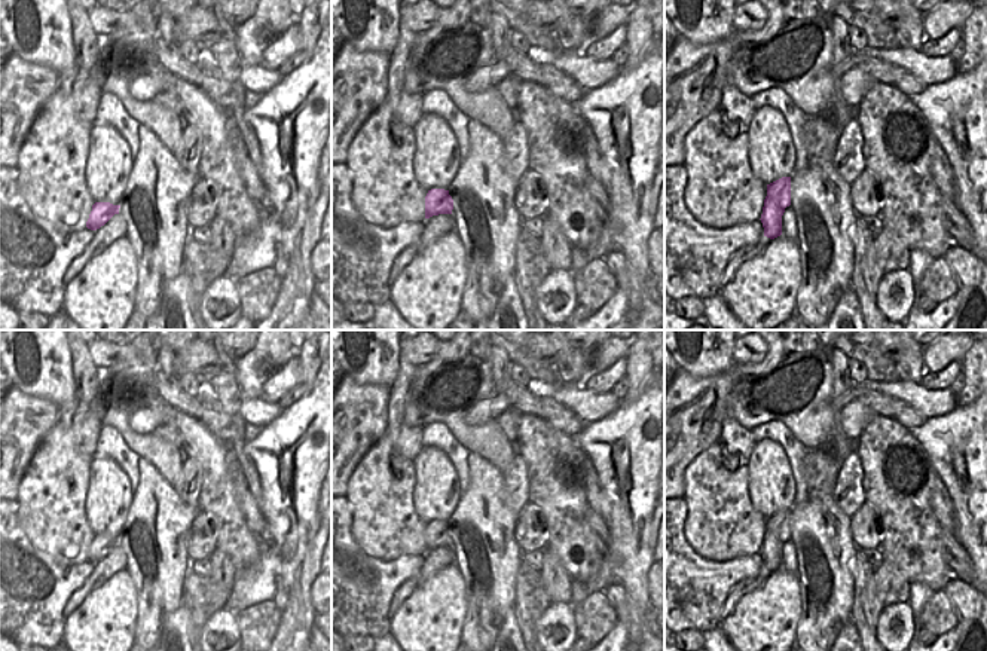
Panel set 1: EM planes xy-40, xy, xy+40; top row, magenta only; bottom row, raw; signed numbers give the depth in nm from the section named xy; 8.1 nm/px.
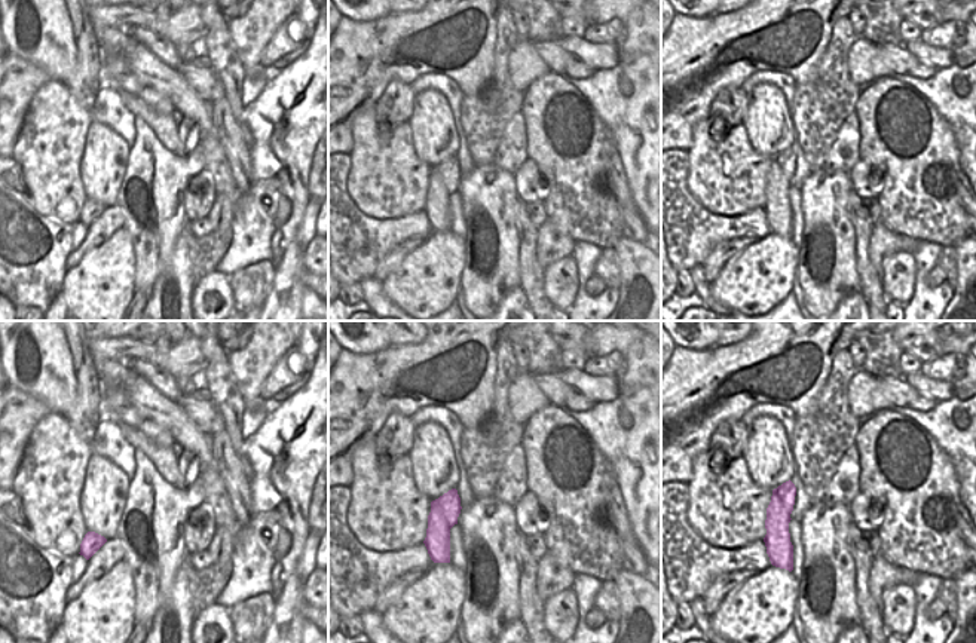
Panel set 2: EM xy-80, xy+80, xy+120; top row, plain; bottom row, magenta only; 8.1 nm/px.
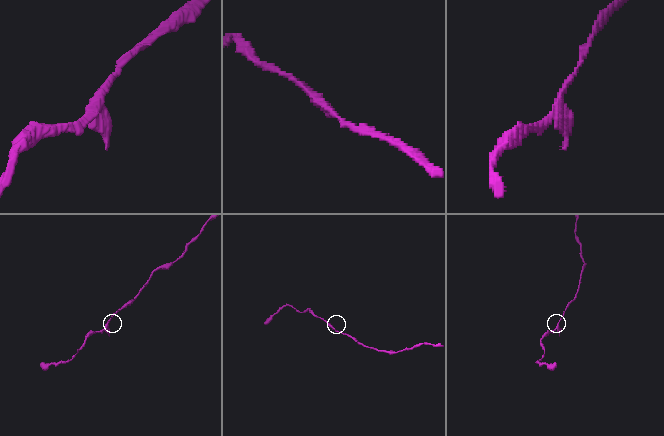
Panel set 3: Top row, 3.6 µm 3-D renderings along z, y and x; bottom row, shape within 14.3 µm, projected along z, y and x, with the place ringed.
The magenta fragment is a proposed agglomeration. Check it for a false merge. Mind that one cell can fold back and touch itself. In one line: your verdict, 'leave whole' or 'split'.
leave whole

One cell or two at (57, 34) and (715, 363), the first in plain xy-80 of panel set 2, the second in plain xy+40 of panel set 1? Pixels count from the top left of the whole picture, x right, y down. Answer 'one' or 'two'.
one

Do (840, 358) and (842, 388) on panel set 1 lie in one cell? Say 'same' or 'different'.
same

